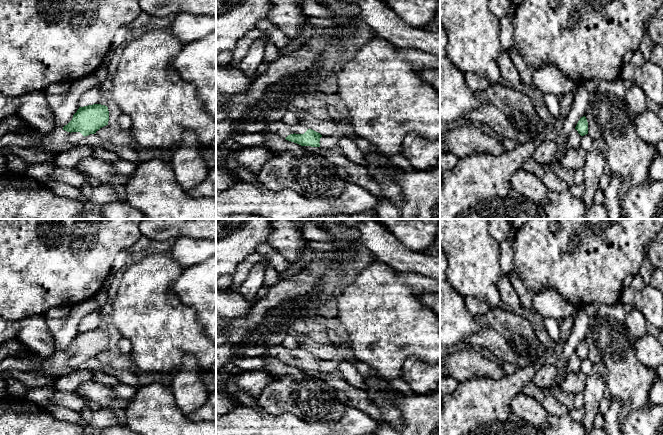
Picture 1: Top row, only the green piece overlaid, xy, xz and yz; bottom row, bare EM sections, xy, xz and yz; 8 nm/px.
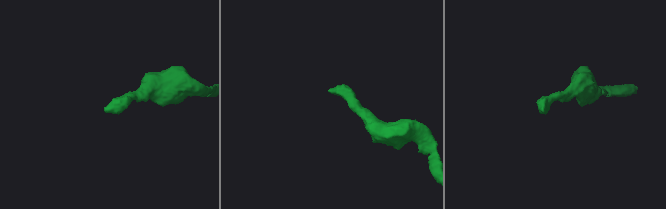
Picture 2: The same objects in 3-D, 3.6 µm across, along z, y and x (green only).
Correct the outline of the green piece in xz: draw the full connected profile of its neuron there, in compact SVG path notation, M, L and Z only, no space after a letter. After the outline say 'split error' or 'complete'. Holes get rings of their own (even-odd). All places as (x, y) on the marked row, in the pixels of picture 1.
M281 121L270 122L265 130L276 134L288 141L297 143L301 146L320 147L322 135L312 129L308 129L303 124L289 125Z; split error

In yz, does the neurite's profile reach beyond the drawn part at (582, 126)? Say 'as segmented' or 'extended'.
extended

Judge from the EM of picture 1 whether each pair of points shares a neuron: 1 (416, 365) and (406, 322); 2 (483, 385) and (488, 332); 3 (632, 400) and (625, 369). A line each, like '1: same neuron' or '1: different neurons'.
1: different neurons
2: different neurons
3: same neuron

